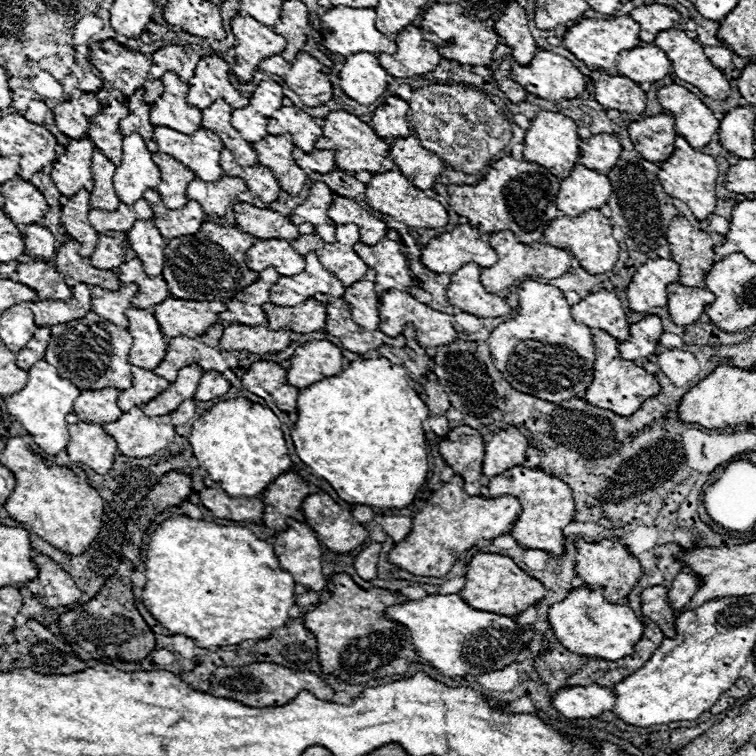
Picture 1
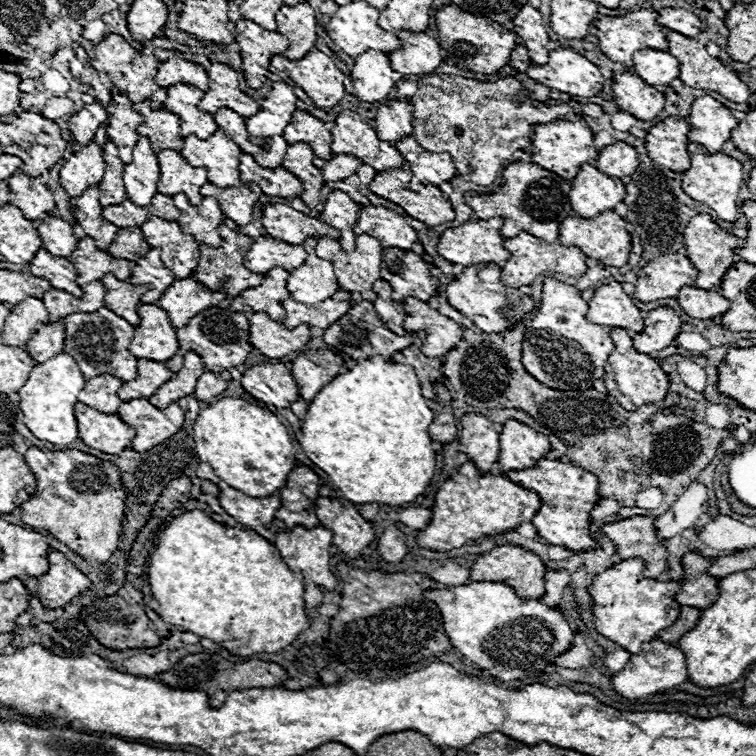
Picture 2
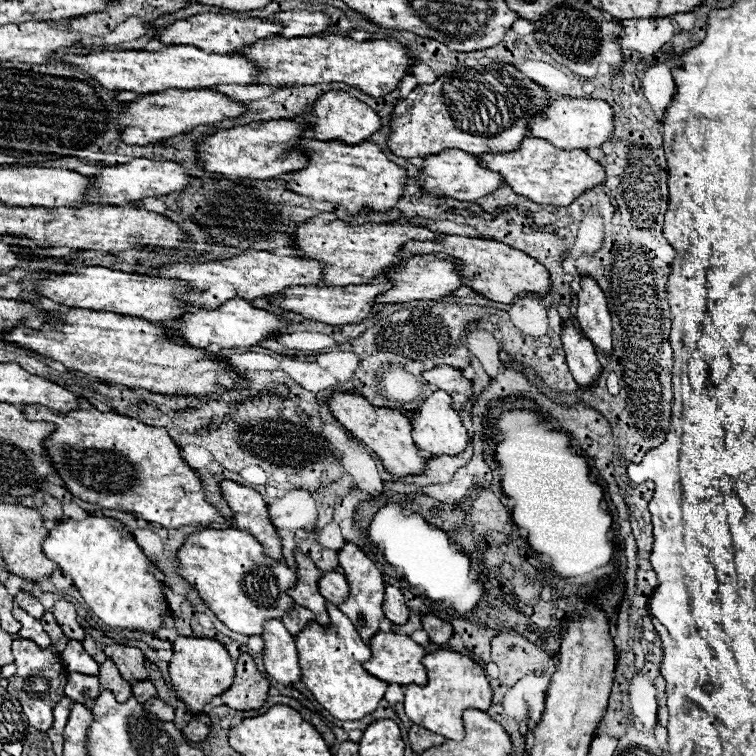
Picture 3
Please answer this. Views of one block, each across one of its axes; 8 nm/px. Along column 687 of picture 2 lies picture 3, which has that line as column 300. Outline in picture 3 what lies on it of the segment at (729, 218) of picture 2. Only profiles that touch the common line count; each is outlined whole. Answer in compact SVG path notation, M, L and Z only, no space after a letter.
M308 140L302 144L302 150L310 158L310 164L298 172L288 174L288 188L298 194L342 204L350 216L358 214L364 206L378 212L388 212L388 208L392 208L402 198L408 180L406 170L390 162L384 150L374 142L366 140L362 144L344 144L338 140Z

